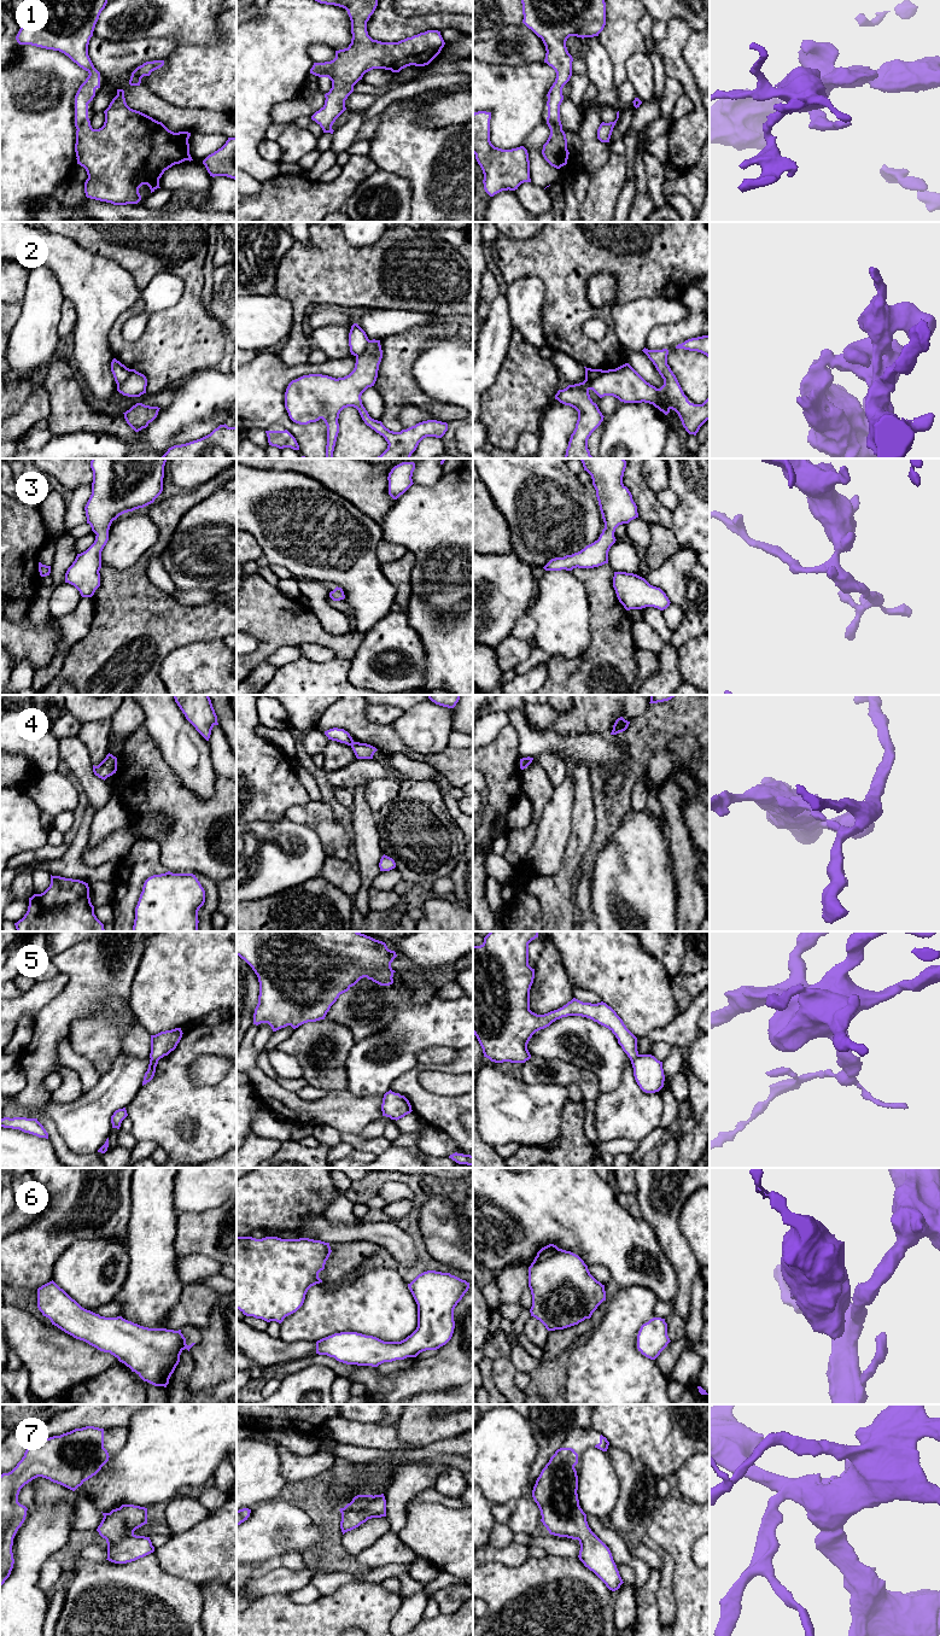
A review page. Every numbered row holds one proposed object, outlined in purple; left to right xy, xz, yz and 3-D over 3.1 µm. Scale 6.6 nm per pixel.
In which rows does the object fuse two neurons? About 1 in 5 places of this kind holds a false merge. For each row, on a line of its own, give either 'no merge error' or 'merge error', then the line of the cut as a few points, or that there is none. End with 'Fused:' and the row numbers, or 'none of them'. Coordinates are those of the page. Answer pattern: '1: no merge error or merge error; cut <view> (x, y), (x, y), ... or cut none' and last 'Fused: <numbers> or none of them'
1: no merge error; cut none
2: merge error; cut yz (601, 369), (589, 389)
3: no merge error; cut none
4: merge error; cut xz (354, 742), (350, 745)
5: merge error; cut xy (151, 1058), (158, 1059)
6: no merge error; cut none
7: no merge error; cut none
Fused: 2, 4, 5

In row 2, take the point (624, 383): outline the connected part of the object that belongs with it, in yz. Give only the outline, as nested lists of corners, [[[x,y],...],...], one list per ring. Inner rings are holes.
[[[642,350],[664,379],[660,388],[647,382],[629,363],[615,369],[601,370],[590,384],[600,398],[613,396],[624,403],[649,403],[665,415],[675,410],[689,434],[696,436],[700,427],[710,420],[710,396],[702,404],[688,401],[676,375],[667,364],[668,350]]]

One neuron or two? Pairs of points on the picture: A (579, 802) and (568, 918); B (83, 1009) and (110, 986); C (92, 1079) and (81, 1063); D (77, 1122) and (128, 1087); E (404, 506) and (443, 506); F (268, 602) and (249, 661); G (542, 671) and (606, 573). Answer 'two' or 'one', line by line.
A: one
B: one
C: one
D: one
E: one
F: one
G: two

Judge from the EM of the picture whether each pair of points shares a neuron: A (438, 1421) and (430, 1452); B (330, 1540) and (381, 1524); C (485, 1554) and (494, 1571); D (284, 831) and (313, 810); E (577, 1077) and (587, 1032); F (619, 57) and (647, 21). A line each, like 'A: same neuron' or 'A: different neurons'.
A: different neurons
B: different neurons
C: different neurons
D: different neurons
E: different neurons
F: different neurons

